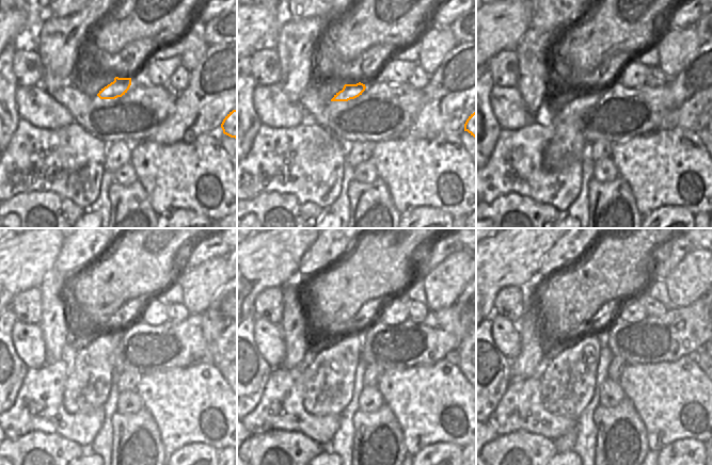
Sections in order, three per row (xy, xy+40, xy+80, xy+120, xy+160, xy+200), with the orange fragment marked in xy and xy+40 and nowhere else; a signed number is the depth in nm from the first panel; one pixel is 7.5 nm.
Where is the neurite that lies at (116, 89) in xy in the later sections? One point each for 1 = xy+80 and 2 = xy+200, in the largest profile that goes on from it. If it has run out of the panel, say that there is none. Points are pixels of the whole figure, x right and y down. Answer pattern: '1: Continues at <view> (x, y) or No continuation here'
1: Continues at xy+80 (567, 145)
2: Continues at xy+200 (568, 383).

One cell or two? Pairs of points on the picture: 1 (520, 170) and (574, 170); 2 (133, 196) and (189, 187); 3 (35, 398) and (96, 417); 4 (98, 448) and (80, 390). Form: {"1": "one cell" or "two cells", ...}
{"1": "one cell", "2": "two cells", "3": "one cell", "4": "two cells"}

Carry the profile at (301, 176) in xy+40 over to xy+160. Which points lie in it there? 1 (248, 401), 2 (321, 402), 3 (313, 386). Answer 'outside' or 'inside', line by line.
1: outside
2: outside
3: outside

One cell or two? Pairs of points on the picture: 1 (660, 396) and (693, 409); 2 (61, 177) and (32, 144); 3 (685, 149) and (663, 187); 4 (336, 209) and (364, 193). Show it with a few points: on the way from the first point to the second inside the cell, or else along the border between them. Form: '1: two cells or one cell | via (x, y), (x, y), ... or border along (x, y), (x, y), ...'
1: one cell | via (668, 397), (684, 403)
2: one cell | via (56, 169), (40, 153)
3: one cell | via (676, 159), (663, 174), (663, 177)
4: two cells | border along (352, 179), (347, 190), (348, 217)

